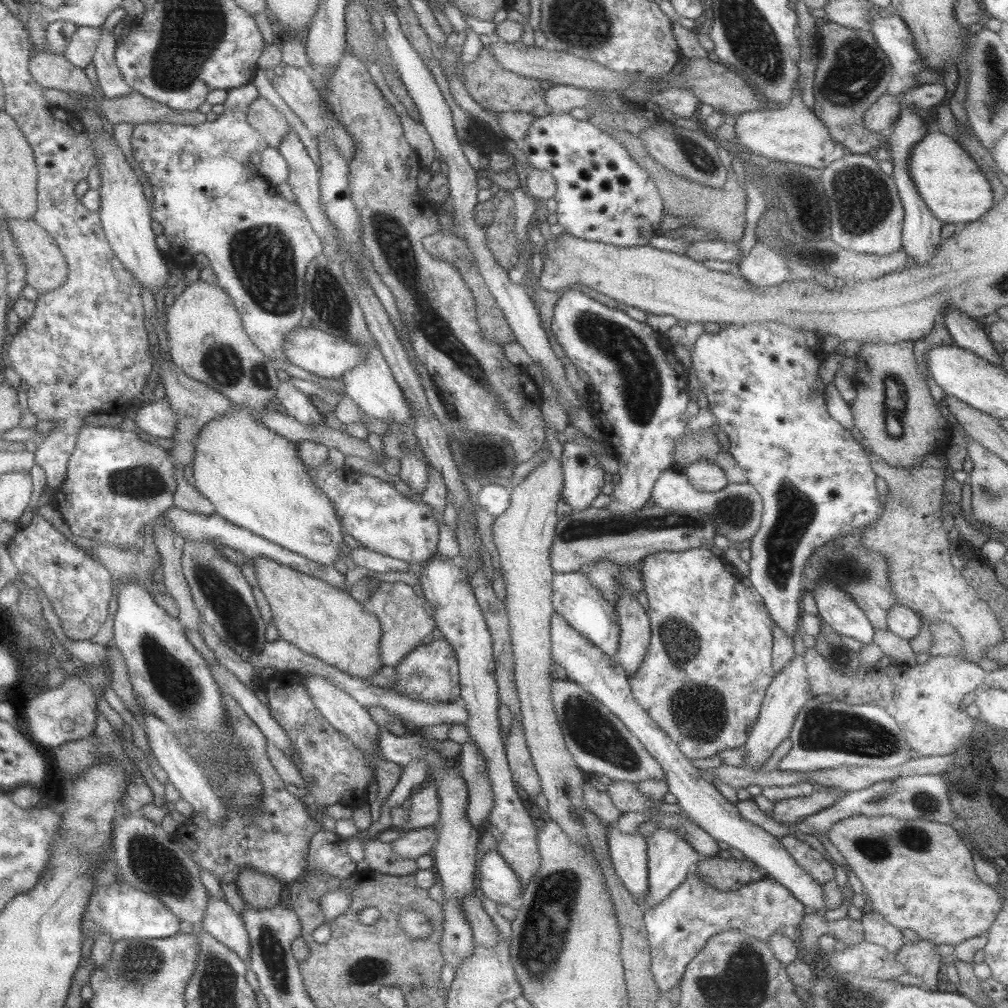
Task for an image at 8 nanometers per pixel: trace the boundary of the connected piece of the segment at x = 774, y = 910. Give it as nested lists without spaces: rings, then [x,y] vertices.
[[[697,865],[692,868],[682,884],[678,885],[660,904],[643,911],[645,927],[648,931],[648,940],[651,948],[651,973],[655,983],[662,993],[670,992],[684,976],[686,966],[699,954],[707,940],[713,935],[724,931],[742,931],[755,939],[769,944],[769,936],[780,933],[790,937],[795,944],[801,941],[799,924],[808,908],[779,882],[772,878],[764,878],[745,884],[736,890],[720,890],[712,887],[698,873]]]

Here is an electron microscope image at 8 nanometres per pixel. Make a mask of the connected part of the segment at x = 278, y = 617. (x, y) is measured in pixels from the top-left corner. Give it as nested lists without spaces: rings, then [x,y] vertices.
[[[254,557],[253,566],[257,576],[257,586],[265,594],[271,606],[273,622],[277,626],[280,638],[360,680],[375,675],[384,665],[381,663],[379,653],[383,633],[381,624],[368,604],[358,603],[349,592],[332,586],[325,580],[277,563],[271,558]]]

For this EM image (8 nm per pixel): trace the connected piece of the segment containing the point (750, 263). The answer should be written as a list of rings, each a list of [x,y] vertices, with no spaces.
[[[758,241],[749,253],[739,263],[737,274],[744,277],[750,285],[774,287],[792,277],[786,257],[776,249]]]

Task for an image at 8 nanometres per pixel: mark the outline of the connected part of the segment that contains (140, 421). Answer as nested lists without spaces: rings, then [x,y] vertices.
[[[166,398],[141,405],[134,419],[138,430],[156,438],[170,438],[176,432],[177,418]]]

